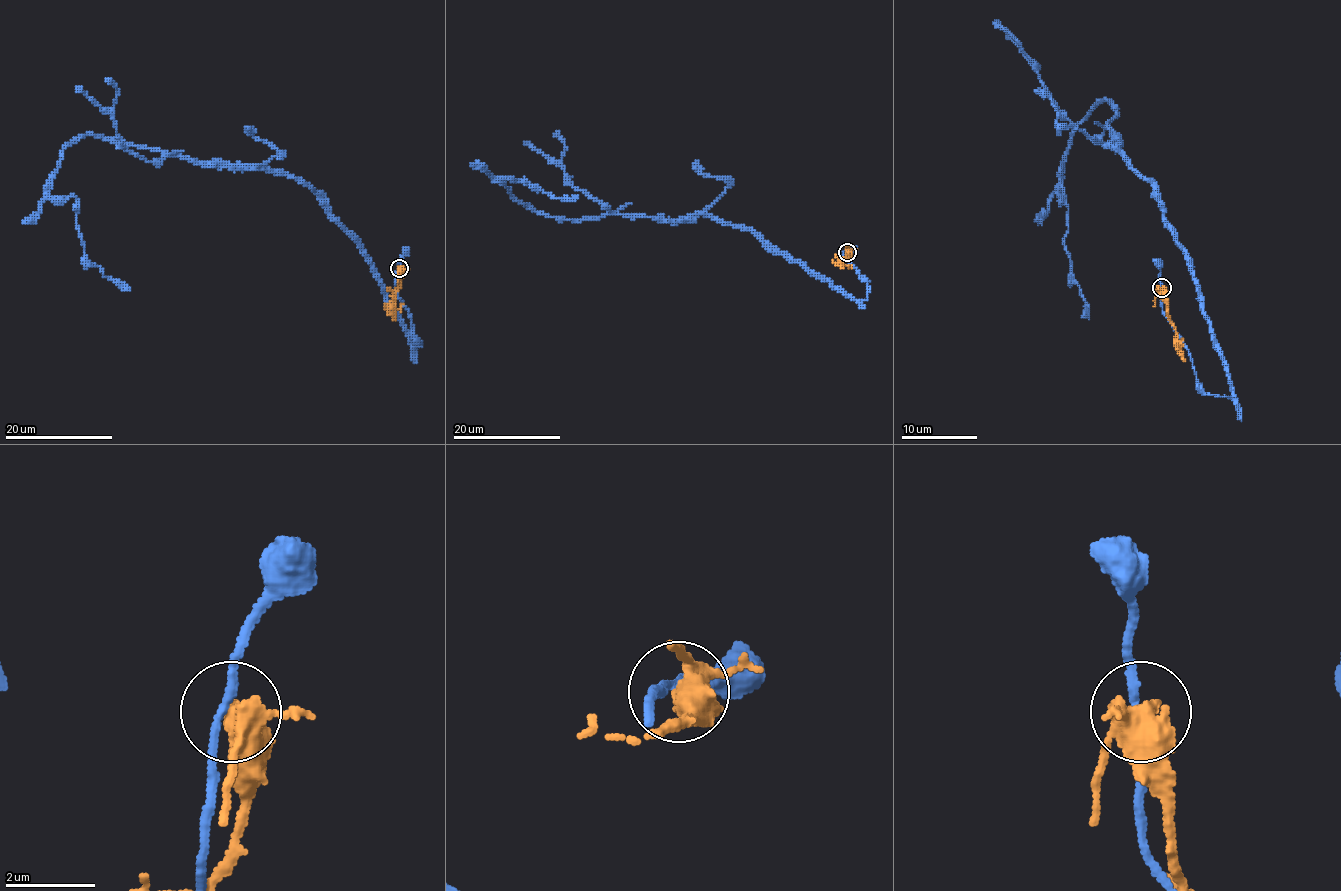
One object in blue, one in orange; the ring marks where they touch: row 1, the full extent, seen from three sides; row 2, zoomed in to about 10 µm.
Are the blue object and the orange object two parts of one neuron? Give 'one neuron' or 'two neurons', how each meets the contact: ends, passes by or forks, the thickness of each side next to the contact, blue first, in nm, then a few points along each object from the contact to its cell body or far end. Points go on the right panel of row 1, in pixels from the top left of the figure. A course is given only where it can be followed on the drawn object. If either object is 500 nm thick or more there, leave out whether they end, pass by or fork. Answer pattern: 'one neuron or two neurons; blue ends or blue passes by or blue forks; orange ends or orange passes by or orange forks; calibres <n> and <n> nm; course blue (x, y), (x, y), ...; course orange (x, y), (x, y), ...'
two neurons; blue passes by; orange forks; calibres 170 and 440 nm; course blue (1160, 287), (1196, 383), (1230, 397), (1190, 257), (1160, 193), (1110, 146), (1102, 101), (1061, 165), (1083, 317); course orange (1162, 287), (1179, 355), (1185, 361)

